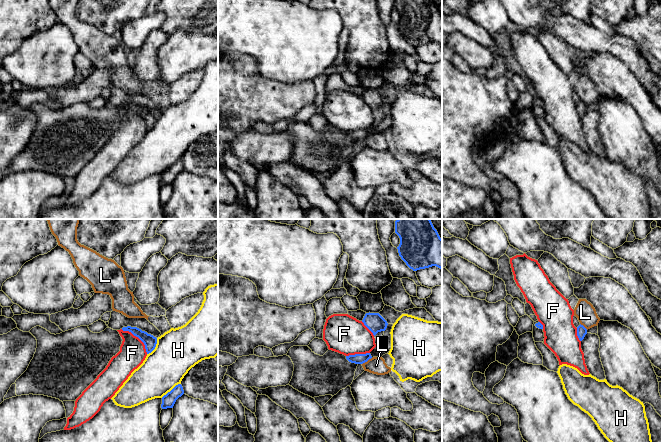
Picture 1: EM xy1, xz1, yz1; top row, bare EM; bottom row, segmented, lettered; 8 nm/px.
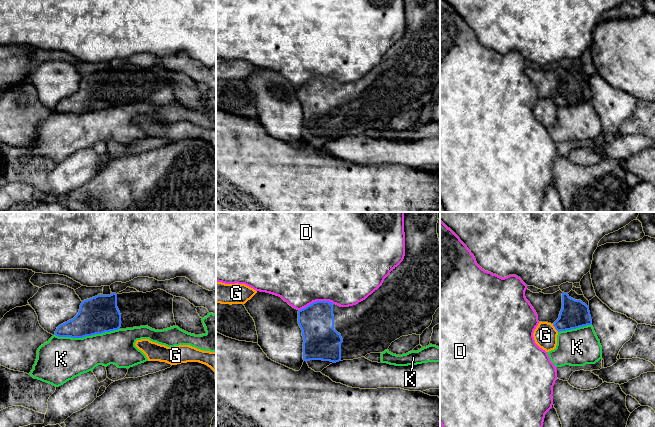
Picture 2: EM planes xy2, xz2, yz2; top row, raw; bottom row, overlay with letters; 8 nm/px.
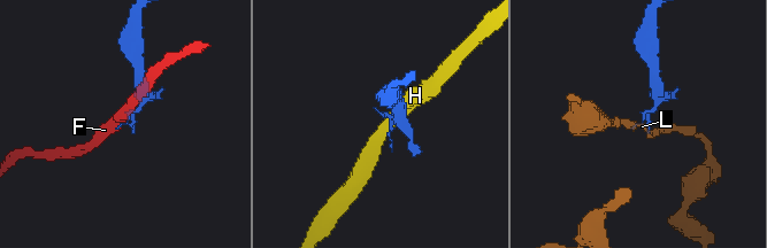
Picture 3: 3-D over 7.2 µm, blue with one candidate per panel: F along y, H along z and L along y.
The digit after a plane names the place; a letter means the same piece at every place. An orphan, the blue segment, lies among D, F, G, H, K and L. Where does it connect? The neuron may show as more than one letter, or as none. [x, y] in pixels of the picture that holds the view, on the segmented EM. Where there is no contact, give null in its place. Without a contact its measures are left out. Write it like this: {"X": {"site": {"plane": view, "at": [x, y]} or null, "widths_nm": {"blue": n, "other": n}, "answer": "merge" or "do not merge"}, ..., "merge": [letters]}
{"D": {"site": {"plane": "xz2", "at": [316, 301]}, "widths_nm": {"blue": 280, "other": 500}, "answer": "do not merge"}, "F": {"site": {"plane": "xy1", "at": [137, 336]}, "widths_nm": {"blue": 100, "other": 220}, "answer": "do not merge"}, "G": {"site": {"plane": "yz2", "at": [555, 328]}, "widths_nm": {"blue": 220, "other": 190}, "answer": "do not merge"}, "H": {"site": {"plane": "xy1", "at": [171, 390]}, "widths_nm": {"blue": 110, "other": 340}, "answer": "do not merge"}, "K": {"site": {"plane": "xy2", "at": [86, 335]}, "widths_nm": {"blue": 300, "other": 340}, "answer": "do not merge"}, "L": {"site": {"plane": "xz1", "at": [366, 361]}, "widths_nm": {"blue": 80, "other": 140}, "answer": "do not merge"}, "merge": []}

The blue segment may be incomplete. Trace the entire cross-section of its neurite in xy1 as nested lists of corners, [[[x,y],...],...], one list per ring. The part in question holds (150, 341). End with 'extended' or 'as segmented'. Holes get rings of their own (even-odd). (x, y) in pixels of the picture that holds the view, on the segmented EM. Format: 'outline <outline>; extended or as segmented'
outline [[[131,326],[123,327],[122,330],[129,331],[134,336],[138,337],[144,343],[147,354],[151,353],[155,349],[157,344],[157,338],[153,335],[148,334],[145,331],[142,331],[137,327]]]; as segmented

